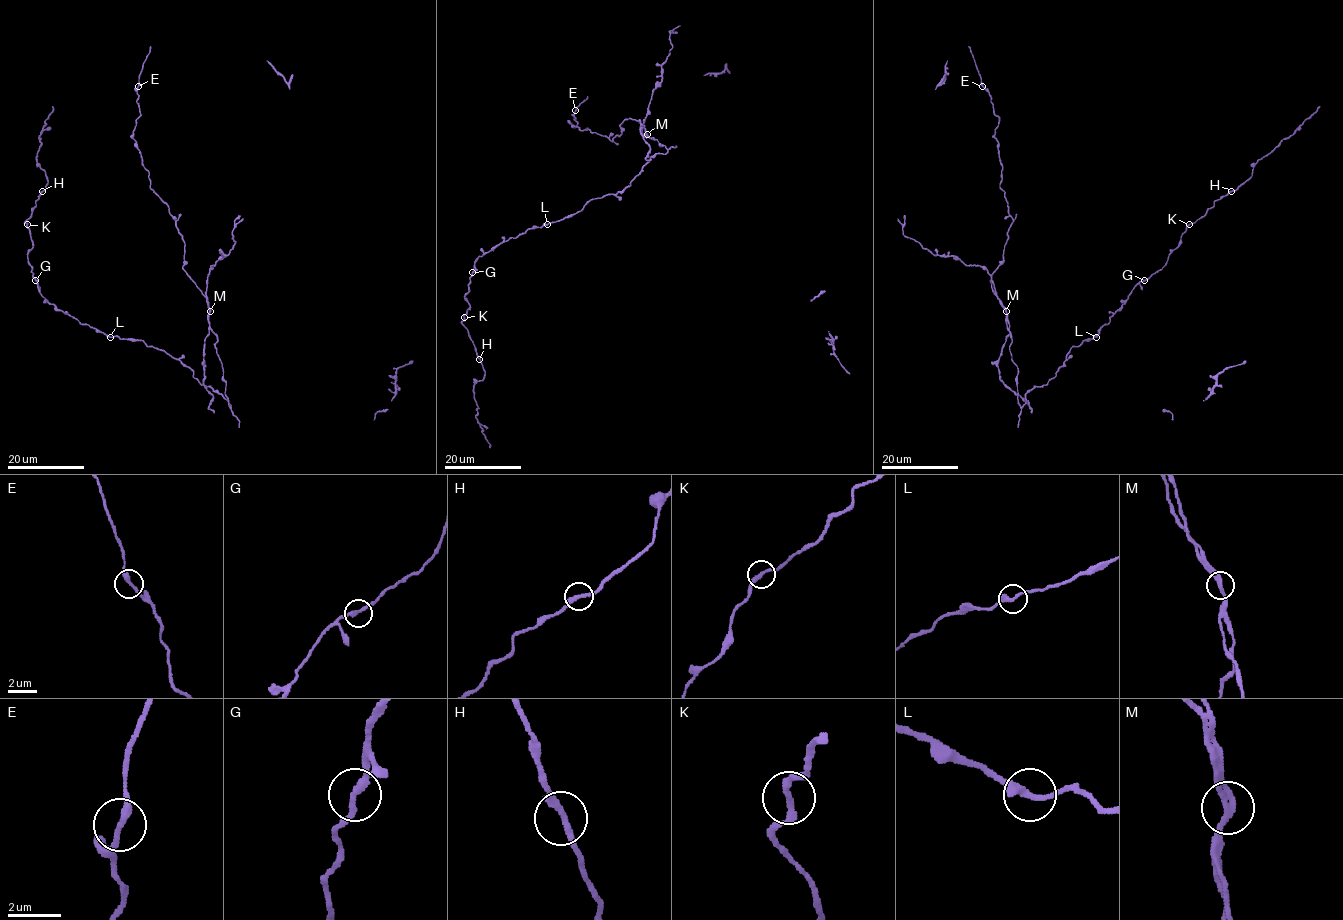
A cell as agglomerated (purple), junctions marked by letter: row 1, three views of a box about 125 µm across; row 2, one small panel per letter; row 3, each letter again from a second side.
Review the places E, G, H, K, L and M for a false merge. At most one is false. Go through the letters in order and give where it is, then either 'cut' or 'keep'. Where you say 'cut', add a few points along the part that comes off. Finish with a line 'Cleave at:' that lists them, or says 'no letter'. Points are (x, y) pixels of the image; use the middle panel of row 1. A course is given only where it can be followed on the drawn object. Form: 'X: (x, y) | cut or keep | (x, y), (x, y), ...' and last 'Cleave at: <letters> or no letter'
E: (575, 110) | keep
G: (472, 272) | keep
H: (479, 359) | keep
K: (464, 317) | keep
L: (547, 224) | keep
M: (647, 134) | cut | (646, 133), (643, 125), (651, 94), (662, 78), (662, 64), (672, 46), (669, 31), (680, 25)
Cleave at: M

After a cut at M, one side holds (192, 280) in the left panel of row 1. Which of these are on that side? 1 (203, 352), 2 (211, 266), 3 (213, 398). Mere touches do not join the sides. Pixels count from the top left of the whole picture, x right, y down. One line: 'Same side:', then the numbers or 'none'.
Same side: none

